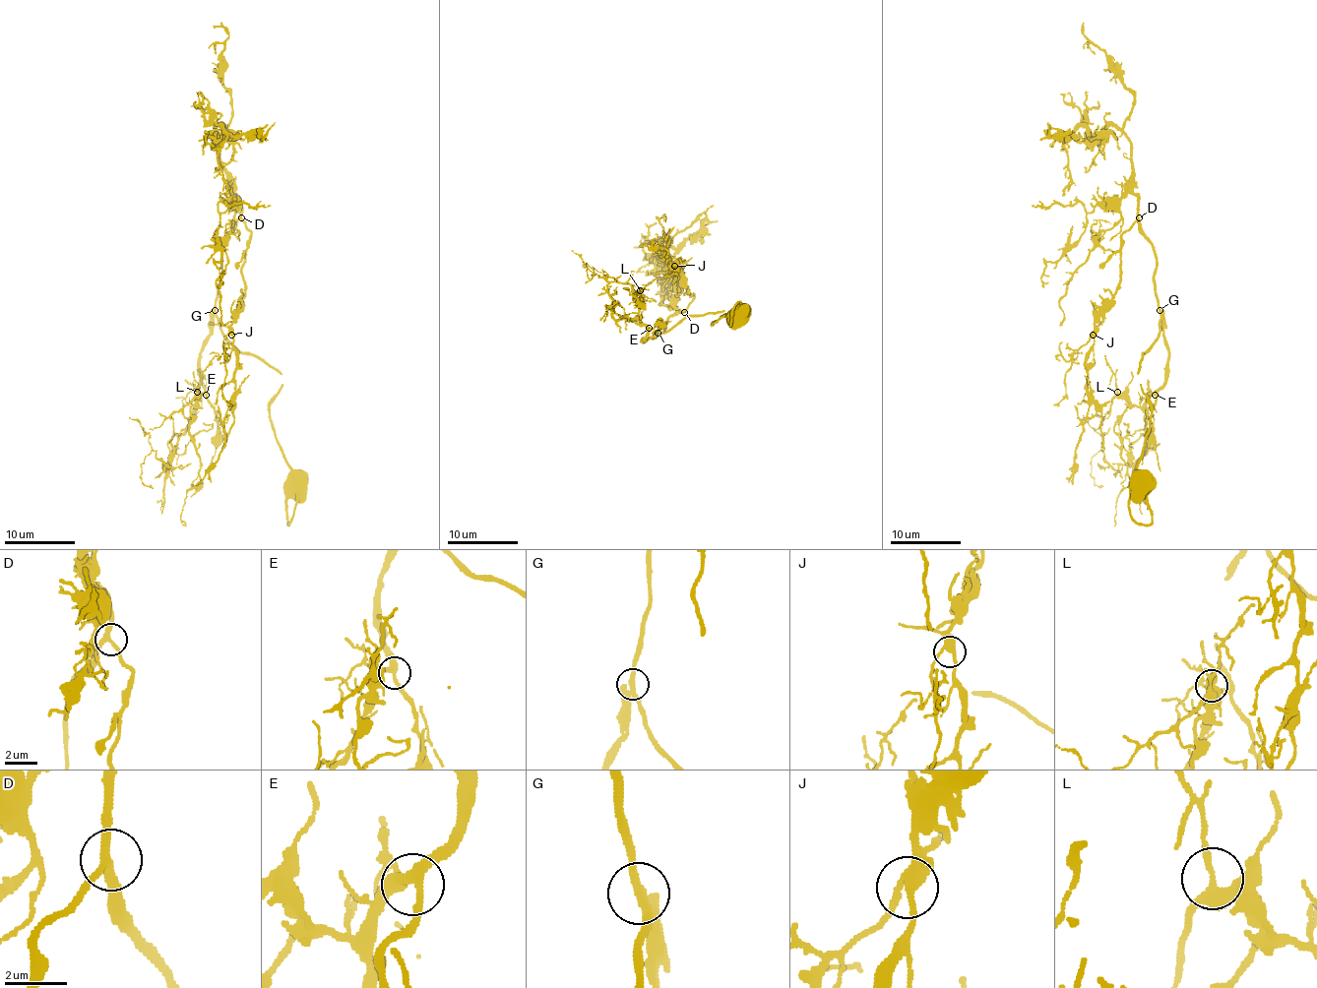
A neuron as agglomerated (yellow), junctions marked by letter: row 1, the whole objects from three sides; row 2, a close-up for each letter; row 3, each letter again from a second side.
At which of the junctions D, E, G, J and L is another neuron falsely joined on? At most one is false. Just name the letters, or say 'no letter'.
no letter

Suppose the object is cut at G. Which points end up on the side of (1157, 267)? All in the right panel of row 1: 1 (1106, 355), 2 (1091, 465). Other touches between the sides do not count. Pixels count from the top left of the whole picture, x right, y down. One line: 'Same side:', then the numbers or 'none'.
Same side: none

